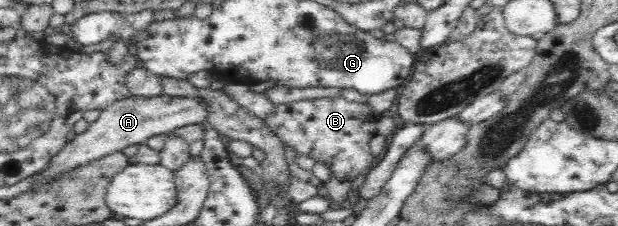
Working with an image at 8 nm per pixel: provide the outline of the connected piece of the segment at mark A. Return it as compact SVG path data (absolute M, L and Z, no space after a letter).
M132 95L130 98L117 100L102 110L99 118L89 123L87 130L70 136L65 148L51 158L48 163L49 168L38 176L33 185L47 184L49 180L55 180L57 176L61 176L69 170L111 155L113 152L120 152L128 146L145 144L148 138L166 135L173 129L191 124L201 124L201 122L206 124L207 114L209 114L209 105L201 98L181 98L167 95L149 98Z

